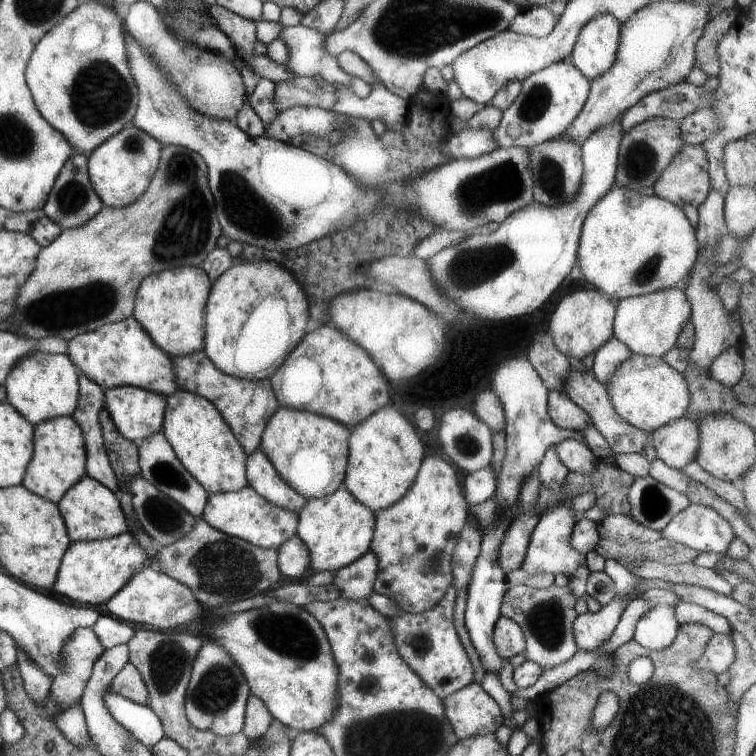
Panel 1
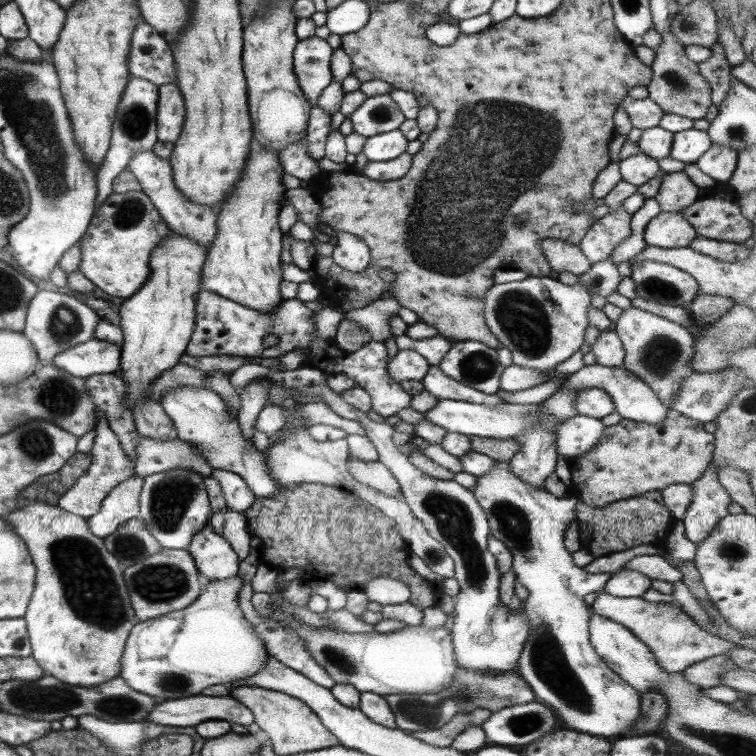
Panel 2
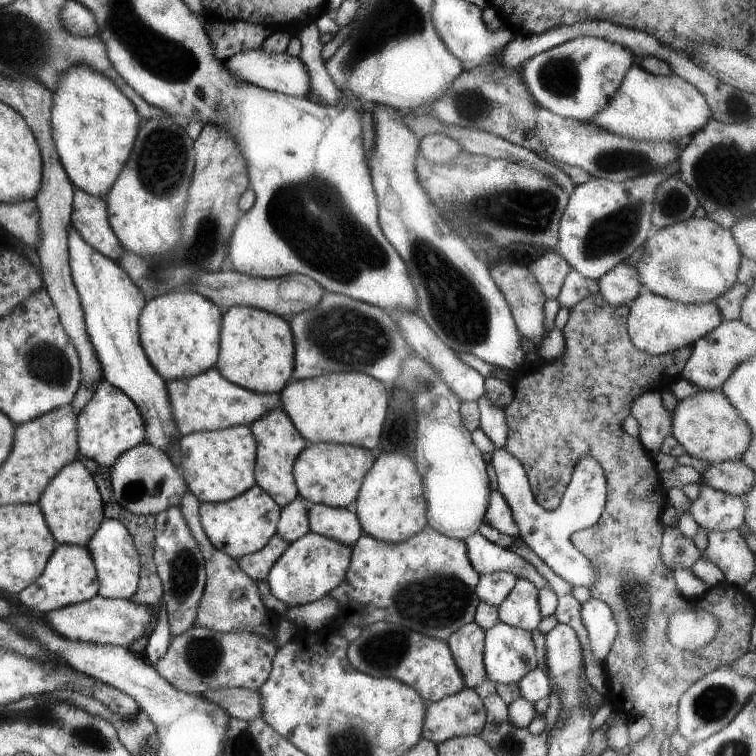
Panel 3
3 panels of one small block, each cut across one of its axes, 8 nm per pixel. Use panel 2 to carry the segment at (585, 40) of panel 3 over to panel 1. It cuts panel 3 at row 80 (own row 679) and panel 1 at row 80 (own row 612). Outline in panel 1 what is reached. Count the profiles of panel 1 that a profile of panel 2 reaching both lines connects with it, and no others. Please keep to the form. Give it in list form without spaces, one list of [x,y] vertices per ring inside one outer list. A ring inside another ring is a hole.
[[[569,60],[549,64],[520,84],[519,94],[502,111],[499,125],[491,131],[499,147],[525,148],[562,134],[581,112],[590,90],[590,81]]]

